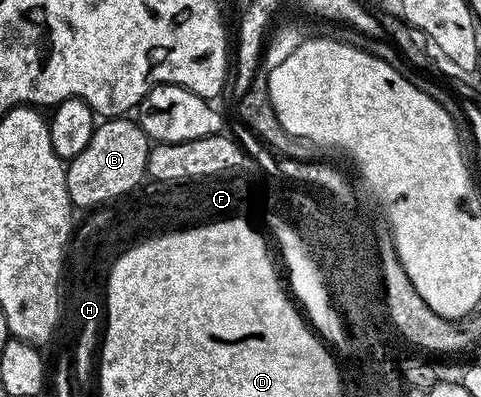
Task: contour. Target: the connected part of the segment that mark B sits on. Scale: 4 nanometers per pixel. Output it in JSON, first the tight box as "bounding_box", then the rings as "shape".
{"bounding_box":[66,117,152,209],"shape":[[[107,117],[96,126],[89,145],[66,164],[67,188],[76,208],[94,209],[110,199],[119,199],[134,191],[144,182],[147,173],[147,158],[152,144],[138,122],[131,117]]]}

